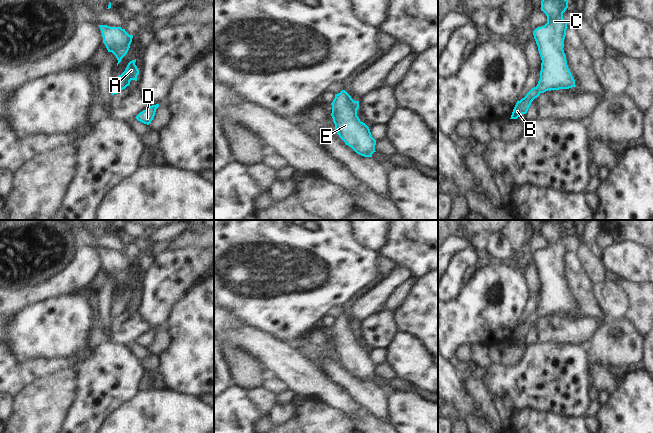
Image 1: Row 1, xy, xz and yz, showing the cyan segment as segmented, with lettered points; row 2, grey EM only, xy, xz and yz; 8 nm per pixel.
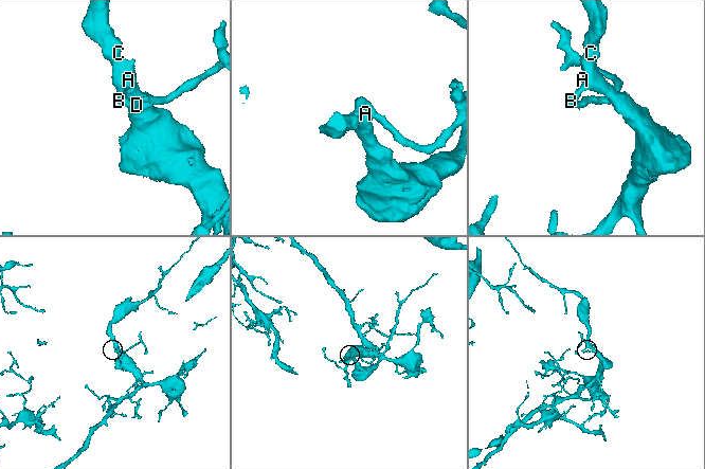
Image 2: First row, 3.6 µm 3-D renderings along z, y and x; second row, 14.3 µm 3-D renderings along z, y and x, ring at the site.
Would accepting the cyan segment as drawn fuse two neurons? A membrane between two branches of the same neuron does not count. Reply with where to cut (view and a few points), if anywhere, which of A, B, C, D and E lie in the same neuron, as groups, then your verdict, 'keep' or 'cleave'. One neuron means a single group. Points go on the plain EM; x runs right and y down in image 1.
cut none; groups A B C D E; keep

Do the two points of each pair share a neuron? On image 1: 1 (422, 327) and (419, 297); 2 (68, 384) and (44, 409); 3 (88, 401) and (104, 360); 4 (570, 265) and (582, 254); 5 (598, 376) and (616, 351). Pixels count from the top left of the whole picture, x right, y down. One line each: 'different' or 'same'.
1: same
2: same
3: same
4: different
5: different

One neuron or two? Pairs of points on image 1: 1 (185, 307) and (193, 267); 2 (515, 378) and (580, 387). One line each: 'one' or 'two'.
1: two
2: one

